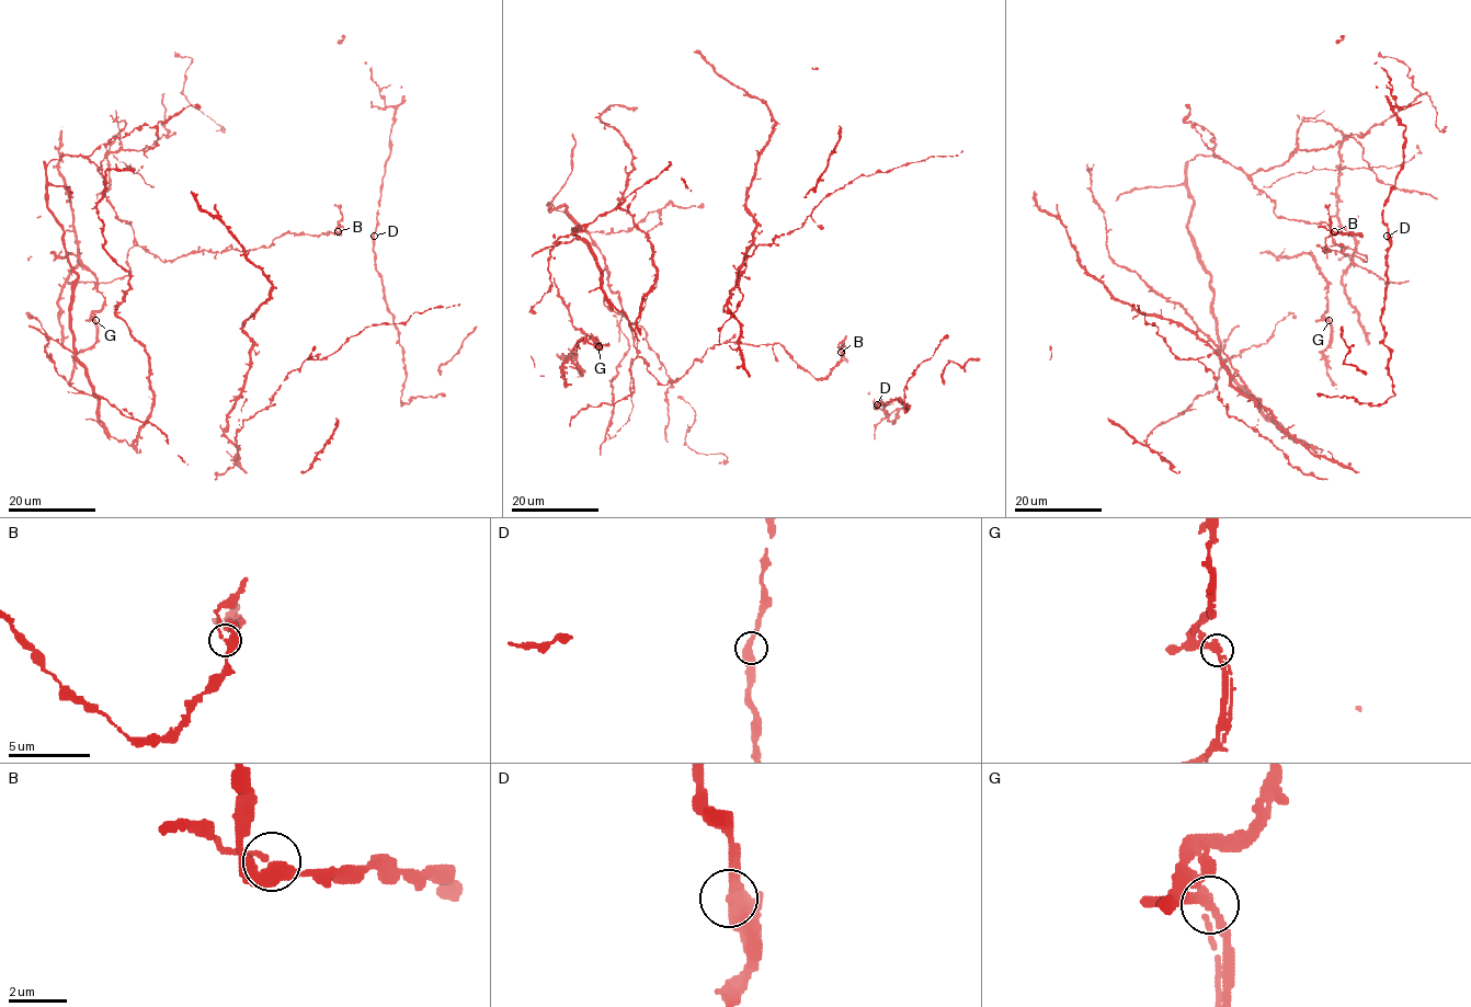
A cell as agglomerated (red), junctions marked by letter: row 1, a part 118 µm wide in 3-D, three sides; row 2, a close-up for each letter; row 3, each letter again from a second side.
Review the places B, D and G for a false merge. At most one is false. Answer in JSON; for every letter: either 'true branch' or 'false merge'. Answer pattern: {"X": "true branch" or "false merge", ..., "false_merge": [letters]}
{"B": "true branch", "D": "true branch", "G": "true branch", "false_merge": []}

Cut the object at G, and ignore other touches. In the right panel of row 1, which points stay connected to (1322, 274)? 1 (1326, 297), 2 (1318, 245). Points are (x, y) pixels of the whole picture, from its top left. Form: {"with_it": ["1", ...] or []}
{"with_it": ["1"]}

